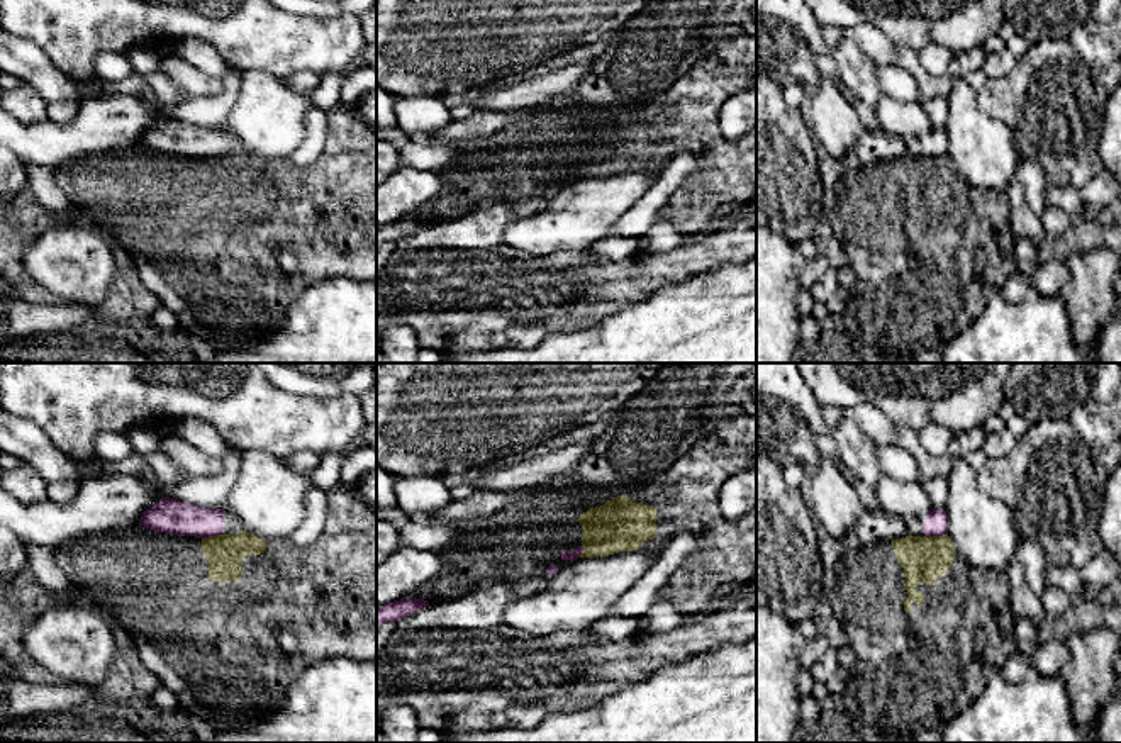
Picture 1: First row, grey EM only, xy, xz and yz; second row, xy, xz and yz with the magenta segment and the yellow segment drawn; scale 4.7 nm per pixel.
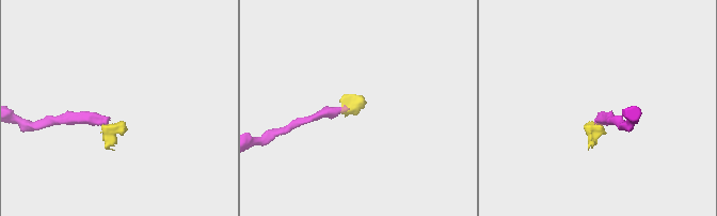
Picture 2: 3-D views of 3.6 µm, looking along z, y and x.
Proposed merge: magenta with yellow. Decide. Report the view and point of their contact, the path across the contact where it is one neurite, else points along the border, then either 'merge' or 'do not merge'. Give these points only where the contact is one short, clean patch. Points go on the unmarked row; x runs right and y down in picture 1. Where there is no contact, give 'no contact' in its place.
contact yz (935, 155); border yz (947, 153), (925, 156); do not merge

